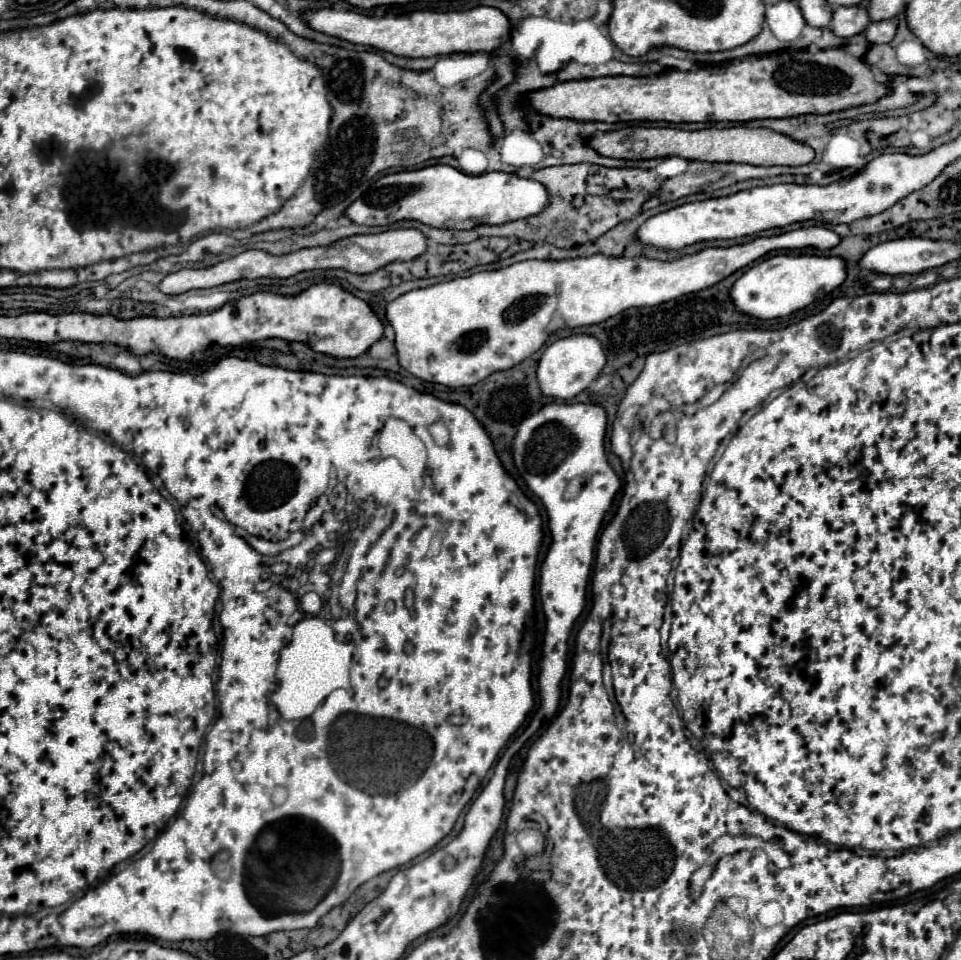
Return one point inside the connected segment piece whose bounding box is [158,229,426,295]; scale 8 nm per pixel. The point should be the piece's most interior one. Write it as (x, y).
(360, 253)

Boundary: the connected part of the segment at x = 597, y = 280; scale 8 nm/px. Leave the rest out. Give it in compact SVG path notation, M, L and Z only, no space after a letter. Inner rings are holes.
M822 225L800 227L788 233L772 235L772 237L756 237L742 245L732 247L706 247L694 255L684 255L672 261L650 259L644 255L636 257L608 257L604 253L594 253L588 257L576 259L560 259L560 261L518 261L510 267L502 267L496 271L480 271L468 277L456 277L452 281L442 281L424 289L408 291L386 305L386 317L396 331L396 351L400 365L412 375L440 383L446 387L470 387L486 379L490 373L510 369L532 353L536 353L548 335L558 329L574 329L582 325L602 323L608 317L614 317L630 307L652 307L664 301L678 299L682 295L708 289L718 281L726 279L734 271L754 263L776 249L830 249L840 243L840 237Z

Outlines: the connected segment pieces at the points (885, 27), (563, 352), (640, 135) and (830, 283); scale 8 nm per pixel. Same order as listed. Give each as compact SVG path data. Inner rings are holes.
M878 21L878 23L870 23L864 31L868 43L890 43L892 37L896 33L896 23L890 21Z
M570 335L546 347L546 351L540 357L536 377L544 395L568 401L578 393L582 393L600 375L604 365L606 365L606 355L602 343L594 335Z
M624 127L590 139L590 147L604 157L616 159L656 159L656 157L682 157L688 161L734 161L748 165L806 165L814 159L814 151L782 133L770 129L750 129L750 127L730 127L730 129L700 129L684 131L672 127Z
M774 255L754 267L750 267L734 285L732 301L738 311L748 313L758 319L786 317L798 309L804 309L812 301L824 297L826 293L840 287L846 279L846 263L838 257L826 255Z

